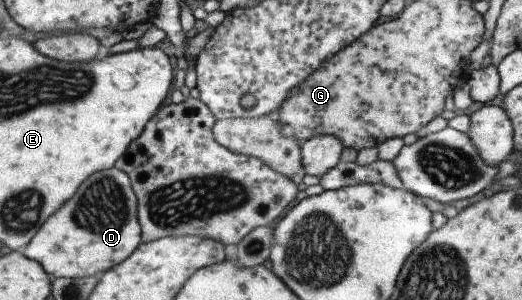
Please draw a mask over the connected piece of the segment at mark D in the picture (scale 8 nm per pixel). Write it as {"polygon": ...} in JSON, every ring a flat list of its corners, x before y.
{"polygon":[[114,167,94,172,78,185,68,201,44,221,20,252,24,257,37,261,51,279,94,276,98,271,105,272,118,265,142,242,141,227,137,222,136,212,137,199,124,172]]}

